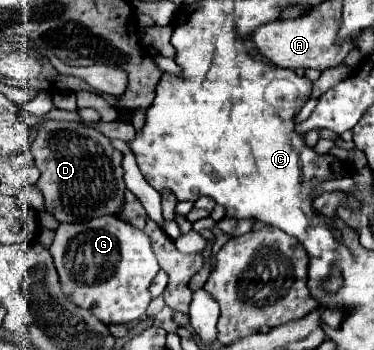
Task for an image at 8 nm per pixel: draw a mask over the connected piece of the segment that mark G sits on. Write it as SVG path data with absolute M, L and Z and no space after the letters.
M102 215L90 223L62 223L56 229L50 253L64 291L72 291L74 303L88 307L104 323L122 325L146 315L146 307L152 301L148 289L160 267L144 231L114 215Z

